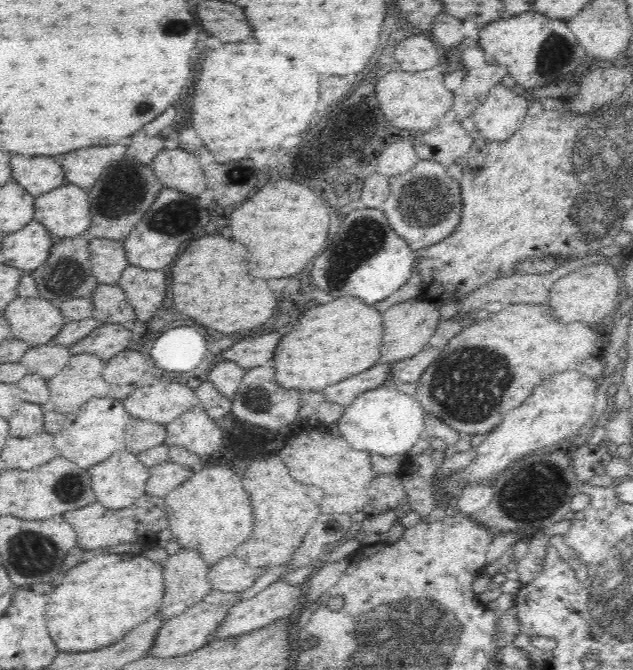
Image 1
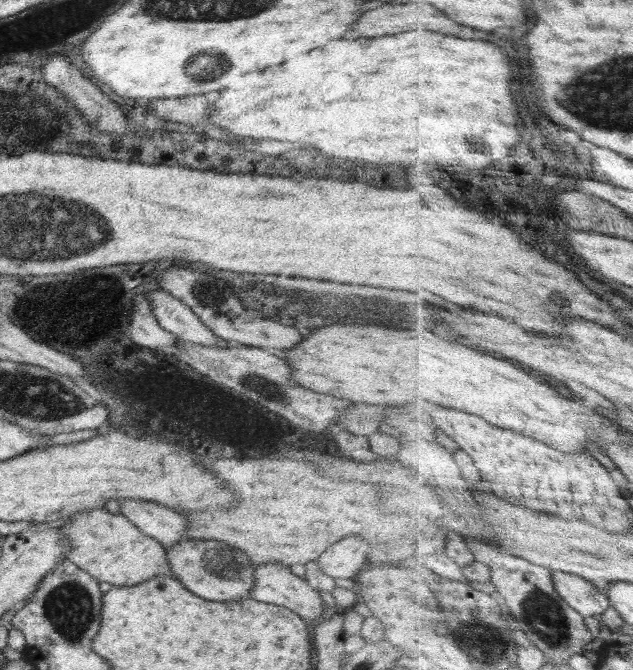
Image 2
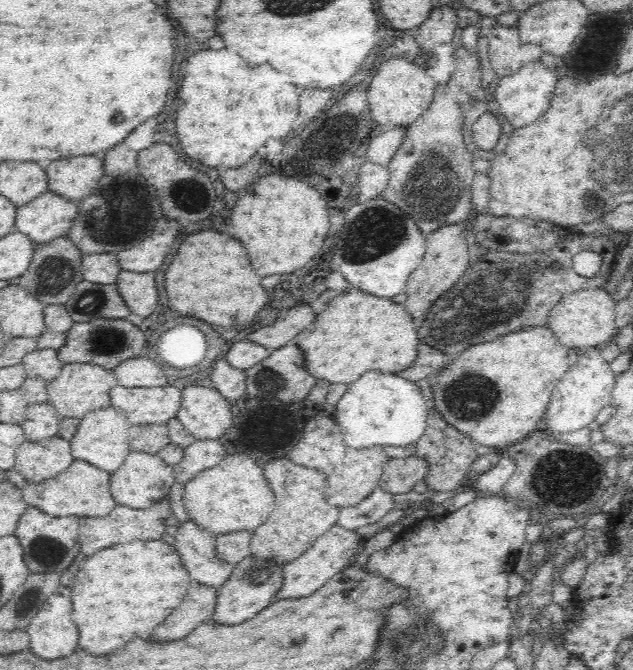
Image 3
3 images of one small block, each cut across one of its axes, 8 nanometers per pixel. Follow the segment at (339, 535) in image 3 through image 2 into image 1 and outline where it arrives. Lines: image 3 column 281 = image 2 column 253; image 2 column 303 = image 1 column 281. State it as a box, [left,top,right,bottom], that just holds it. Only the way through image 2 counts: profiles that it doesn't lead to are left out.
[210,579,303,640]

